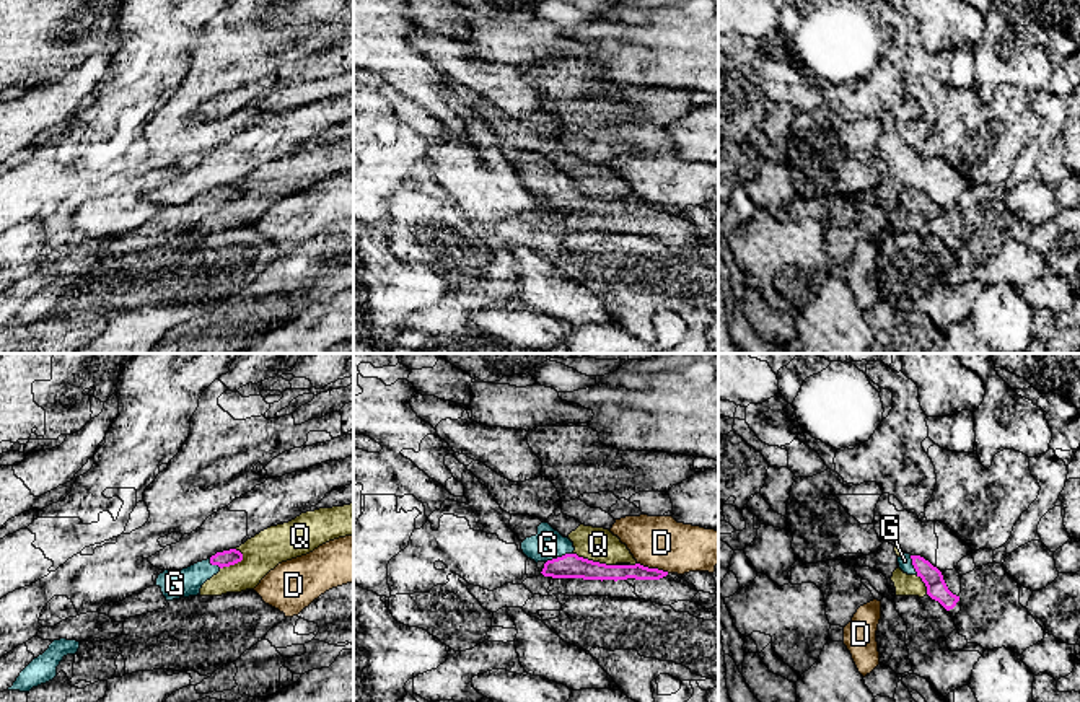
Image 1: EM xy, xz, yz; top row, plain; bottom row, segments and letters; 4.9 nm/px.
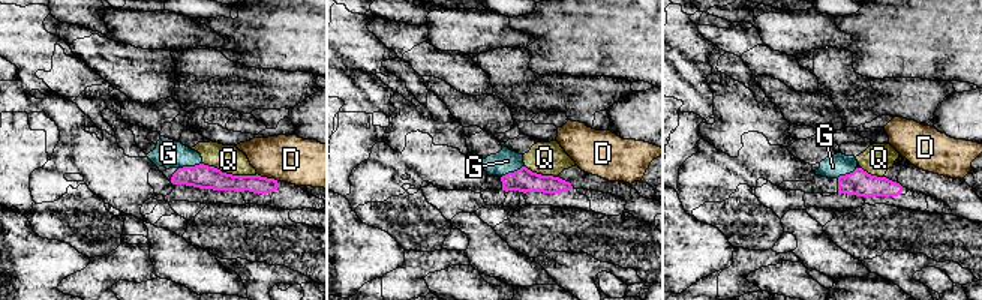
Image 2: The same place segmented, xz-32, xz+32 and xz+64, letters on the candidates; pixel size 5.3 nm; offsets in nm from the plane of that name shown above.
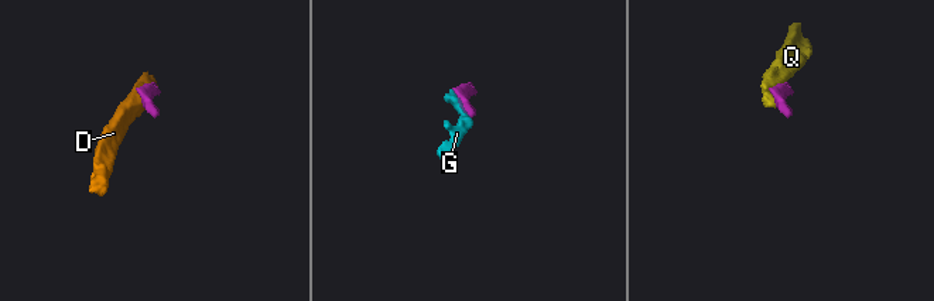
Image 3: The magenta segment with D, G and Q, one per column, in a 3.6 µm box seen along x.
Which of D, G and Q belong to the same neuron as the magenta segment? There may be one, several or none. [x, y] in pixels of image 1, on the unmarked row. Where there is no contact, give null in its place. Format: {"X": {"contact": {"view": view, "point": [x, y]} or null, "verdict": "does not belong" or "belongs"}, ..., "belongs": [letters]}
{"D": {"contact": {"view": "xz", "point": [654, 204]}, "verdict": "does not belong"}, "G": {"contact": {"view": "xz", "point": [559, 193]}, "verdict": "belongs"}, "Q": {"contact": {"view": "xz", "point": [595, 197]}, "verdict": "does not belong"}, "belongs": ["G"]}

